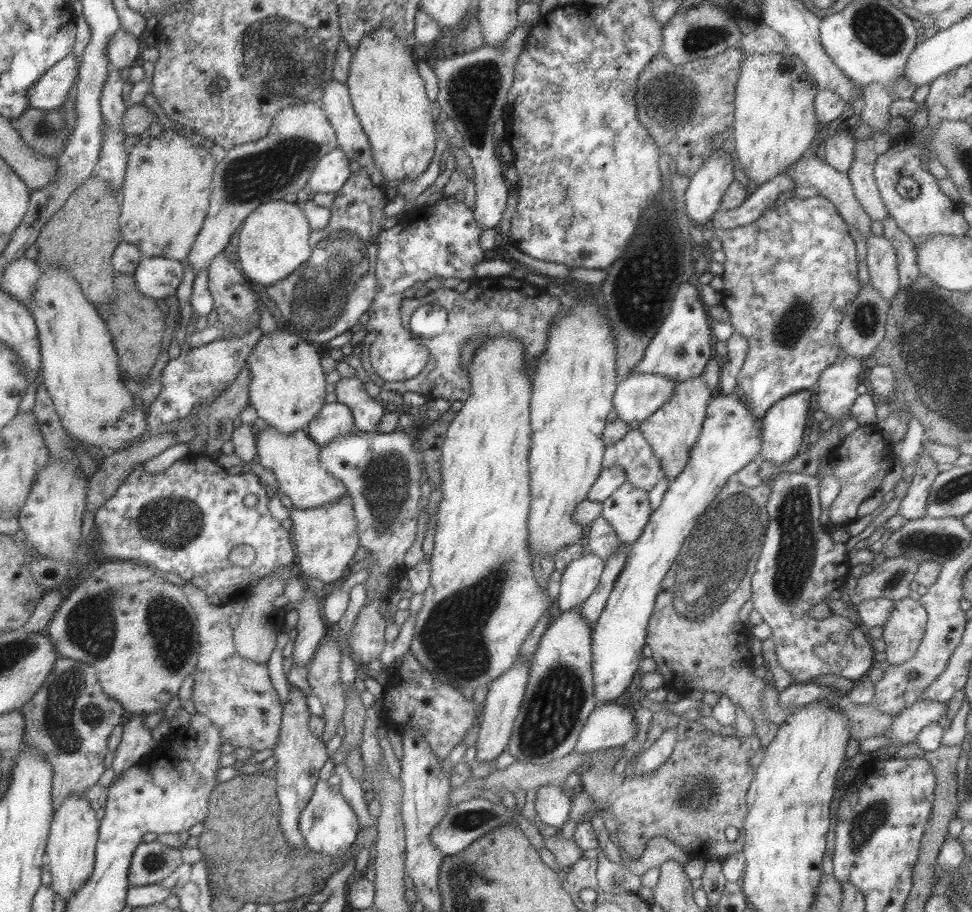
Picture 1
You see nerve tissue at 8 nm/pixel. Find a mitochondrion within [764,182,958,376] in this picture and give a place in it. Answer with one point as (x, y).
(795, 321)

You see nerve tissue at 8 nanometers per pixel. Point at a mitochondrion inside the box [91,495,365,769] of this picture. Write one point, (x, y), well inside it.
(169, 621)

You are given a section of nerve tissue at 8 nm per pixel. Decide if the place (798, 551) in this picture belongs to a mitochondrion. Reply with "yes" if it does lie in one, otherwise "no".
yes

